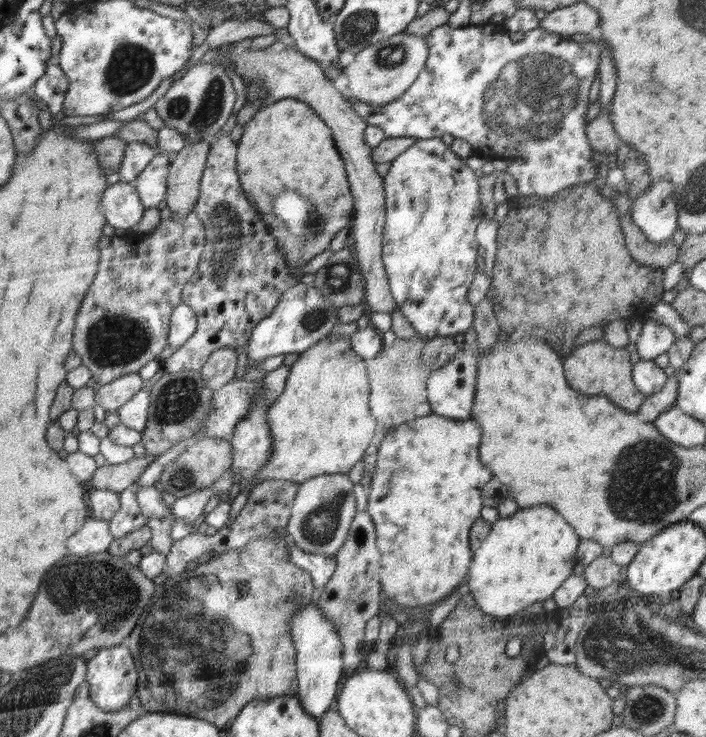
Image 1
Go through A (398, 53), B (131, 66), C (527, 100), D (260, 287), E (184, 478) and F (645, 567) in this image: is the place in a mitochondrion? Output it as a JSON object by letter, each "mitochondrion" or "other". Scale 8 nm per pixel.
{"A":"mitochondrion","B":"mitochondrion","C":"mitochondrion","D":"other","E":"mitochondrion","F":"other"}

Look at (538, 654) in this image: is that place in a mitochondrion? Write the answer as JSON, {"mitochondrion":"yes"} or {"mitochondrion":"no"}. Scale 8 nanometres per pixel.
{"mitochondrion":"no"}

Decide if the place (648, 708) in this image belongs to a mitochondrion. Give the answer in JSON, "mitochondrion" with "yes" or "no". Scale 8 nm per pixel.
{"mitochondrion":"yes"}

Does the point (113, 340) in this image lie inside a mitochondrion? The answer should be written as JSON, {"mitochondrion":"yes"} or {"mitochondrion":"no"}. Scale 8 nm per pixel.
{"mitochondrion":"yes"}

